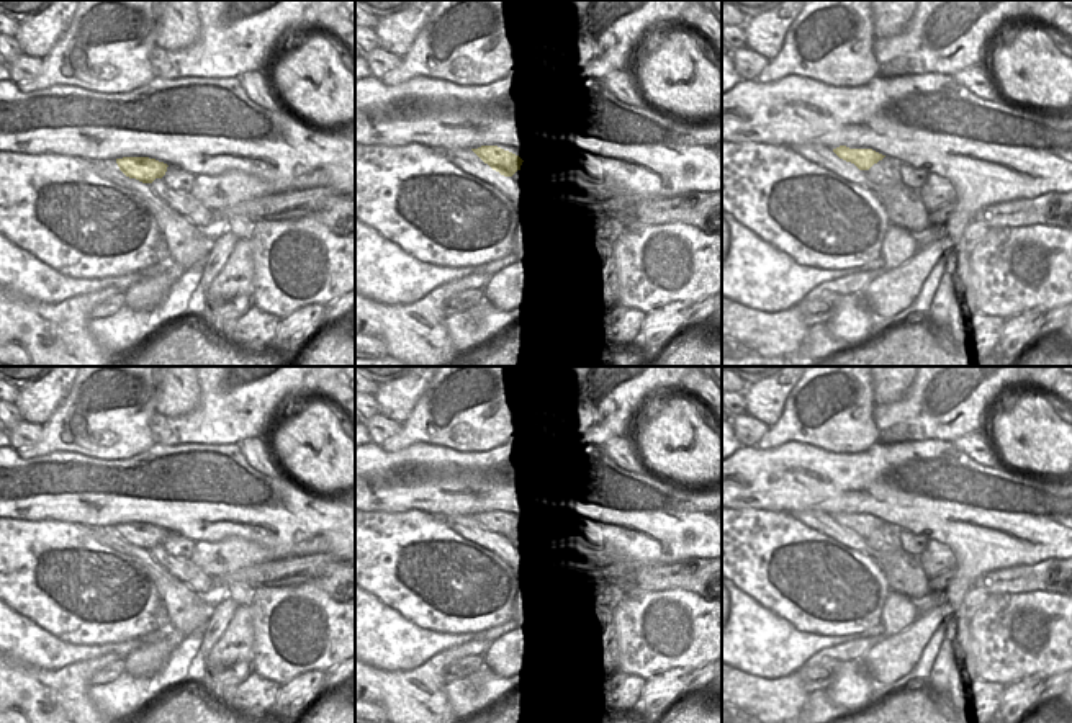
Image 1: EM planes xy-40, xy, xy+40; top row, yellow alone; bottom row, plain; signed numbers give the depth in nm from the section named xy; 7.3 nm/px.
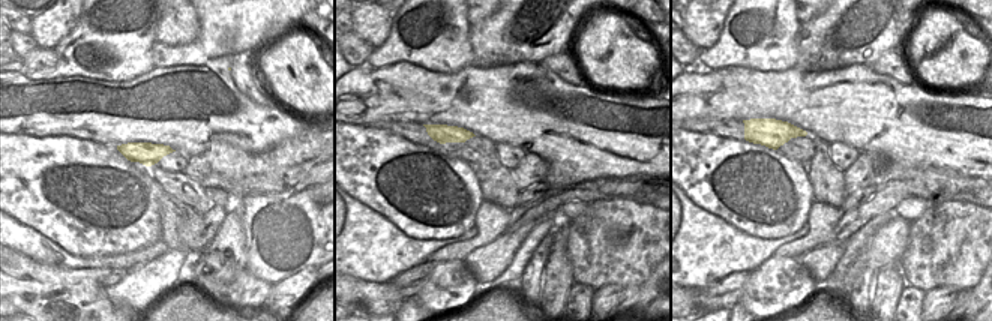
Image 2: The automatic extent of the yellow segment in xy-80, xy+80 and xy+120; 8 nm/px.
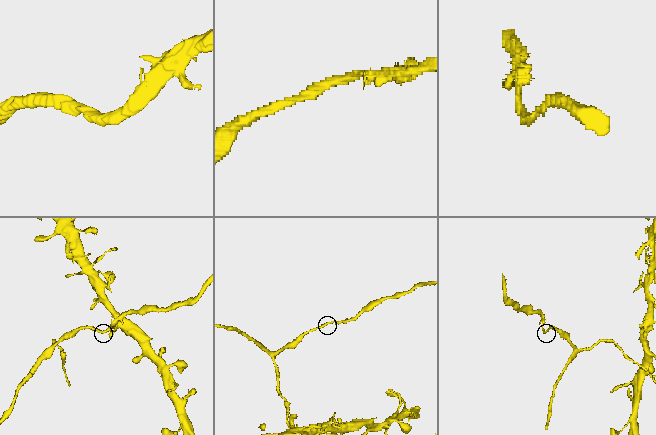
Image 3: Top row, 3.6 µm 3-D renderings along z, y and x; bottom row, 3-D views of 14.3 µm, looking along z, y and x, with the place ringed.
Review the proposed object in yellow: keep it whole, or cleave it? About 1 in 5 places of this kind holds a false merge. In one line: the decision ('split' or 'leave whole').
leave whole

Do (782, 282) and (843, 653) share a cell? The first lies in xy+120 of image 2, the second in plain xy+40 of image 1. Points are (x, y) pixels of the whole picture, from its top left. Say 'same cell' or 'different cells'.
different cells

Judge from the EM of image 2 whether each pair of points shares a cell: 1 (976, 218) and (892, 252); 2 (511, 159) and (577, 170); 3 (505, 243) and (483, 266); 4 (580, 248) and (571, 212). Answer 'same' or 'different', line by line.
1: different
2: different
3: same
4: different

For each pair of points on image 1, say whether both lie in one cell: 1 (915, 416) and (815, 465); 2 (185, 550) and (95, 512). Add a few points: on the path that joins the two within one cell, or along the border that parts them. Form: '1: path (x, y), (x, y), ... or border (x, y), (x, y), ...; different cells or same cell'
1: border (918, 440), (879, 442); different cells
2: border (169, 530), (193, 540); different cells

